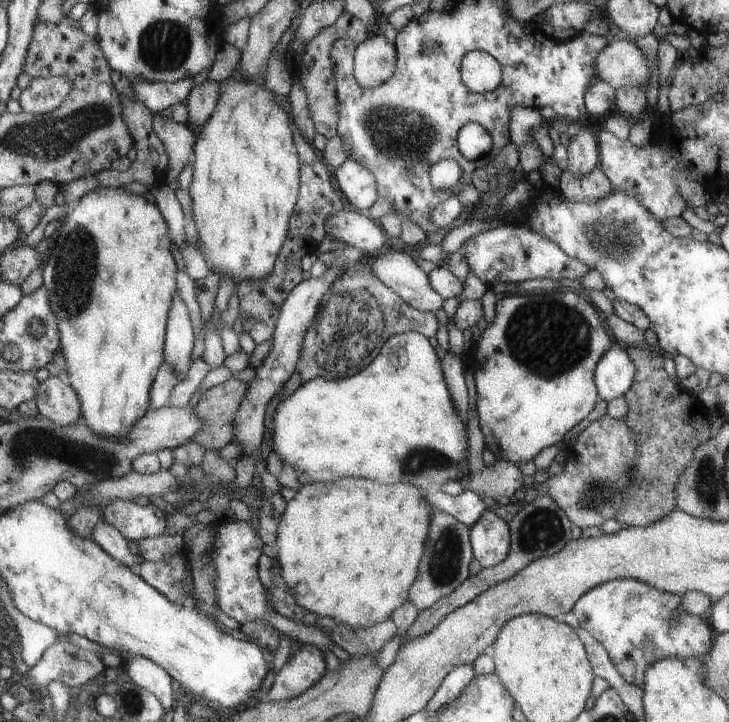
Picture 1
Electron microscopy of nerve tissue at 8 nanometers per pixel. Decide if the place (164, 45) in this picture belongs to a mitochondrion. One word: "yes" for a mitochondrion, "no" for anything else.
yes

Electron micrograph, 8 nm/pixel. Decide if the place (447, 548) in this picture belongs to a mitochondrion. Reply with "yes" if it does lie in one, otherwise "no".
yes

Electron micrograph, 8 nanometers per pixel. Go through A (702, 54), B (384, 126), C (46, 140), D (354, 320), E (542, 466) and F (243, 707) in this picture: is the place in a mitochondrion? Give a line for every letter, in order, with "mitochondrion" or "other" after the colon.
A: other
B: mitochondrion
C: mitochondrion
D: mitochondrion
E: other
F: other

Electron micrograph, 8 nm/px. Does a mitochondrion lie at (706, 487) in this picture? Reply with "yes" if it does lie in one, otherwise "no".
yes

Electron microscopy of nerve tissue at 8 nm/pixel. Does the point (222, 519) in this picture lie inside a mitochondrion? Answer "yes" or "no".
no

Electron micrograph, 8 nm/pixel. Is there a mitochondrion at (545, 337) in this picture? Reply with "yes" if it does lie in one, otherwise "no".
yes

